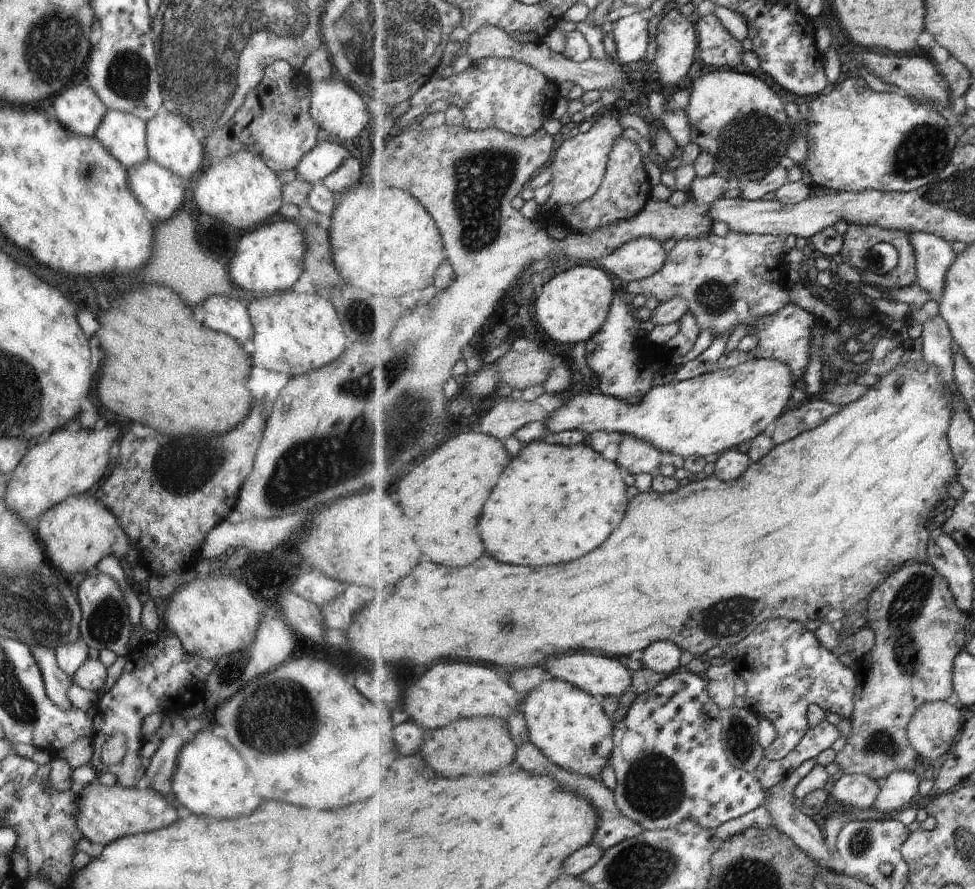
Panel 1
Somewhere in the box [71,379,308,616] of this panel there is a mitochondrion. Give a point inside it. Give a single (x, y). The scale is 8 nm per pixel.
(180, 470)

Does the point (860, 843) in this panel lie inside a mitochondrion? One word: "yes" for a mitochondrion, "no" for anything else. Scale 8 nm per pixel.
yes

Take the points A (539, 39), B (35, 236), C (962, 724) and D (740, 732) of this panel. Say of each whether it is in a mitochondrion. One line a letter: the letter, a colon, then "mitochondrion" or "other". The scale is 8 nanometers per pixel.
A: other
B: other
C: other
D: mitochondrion

